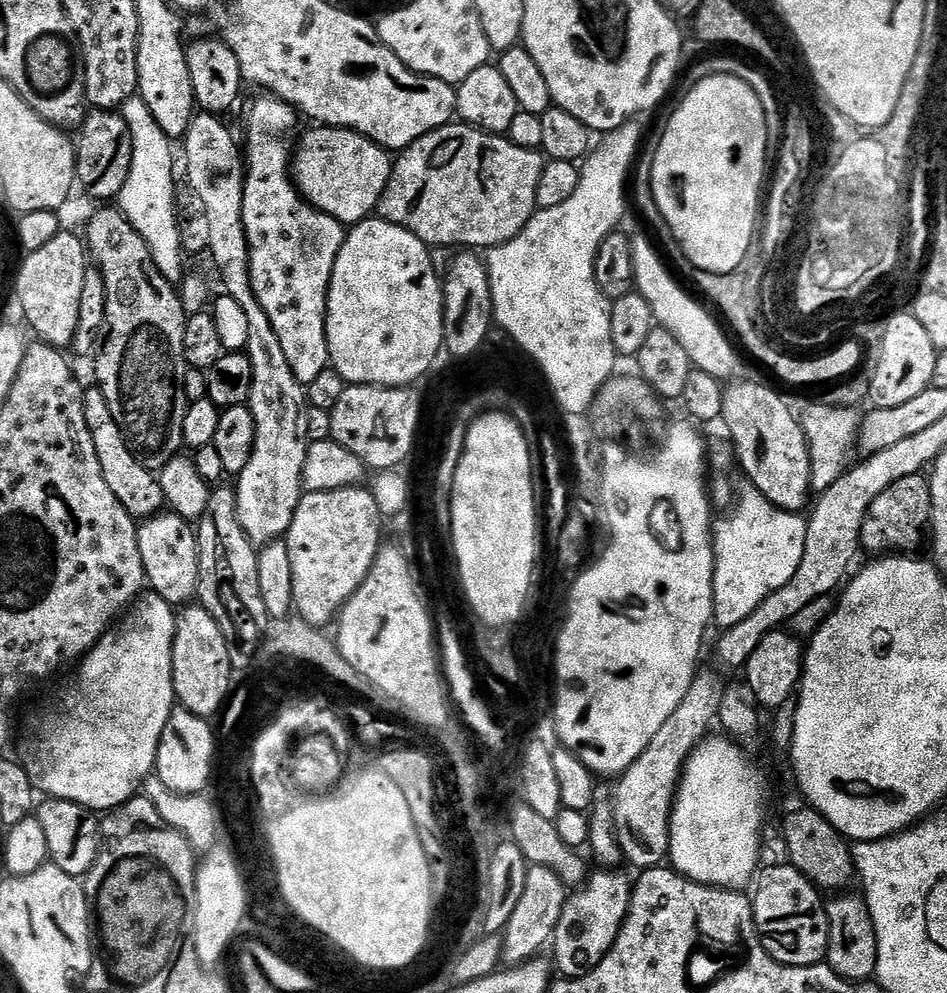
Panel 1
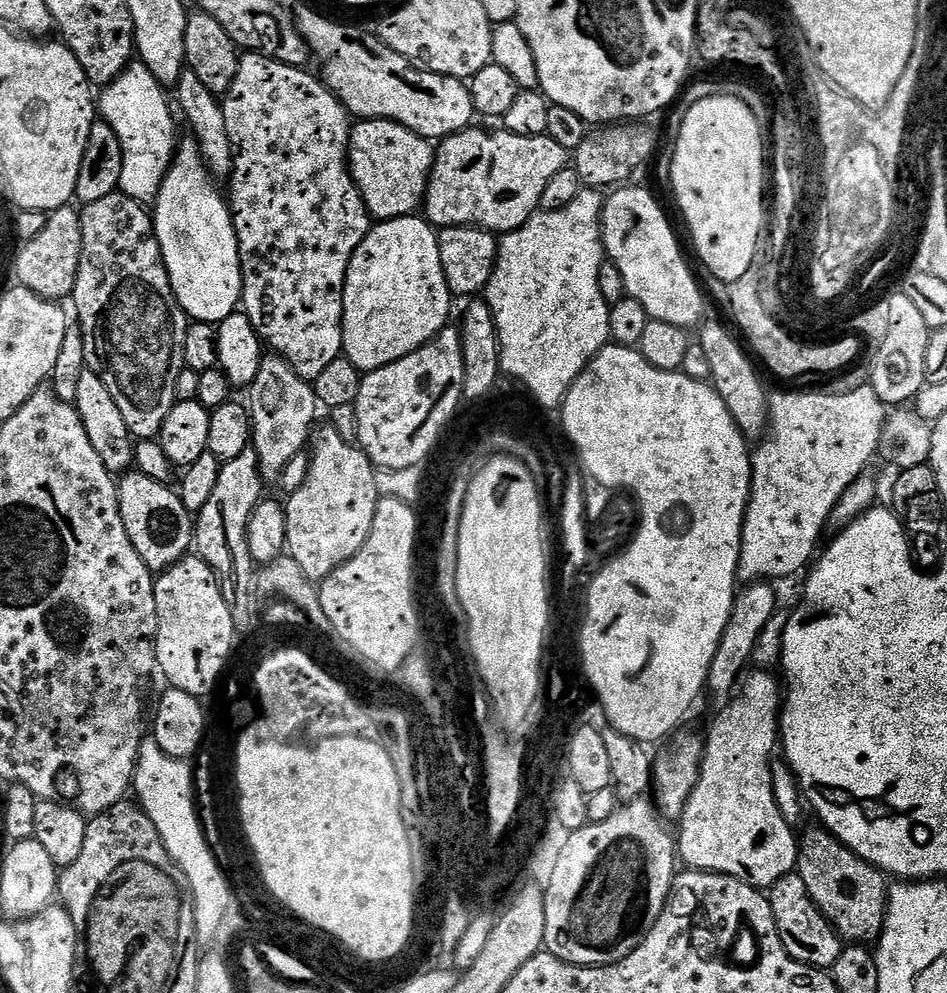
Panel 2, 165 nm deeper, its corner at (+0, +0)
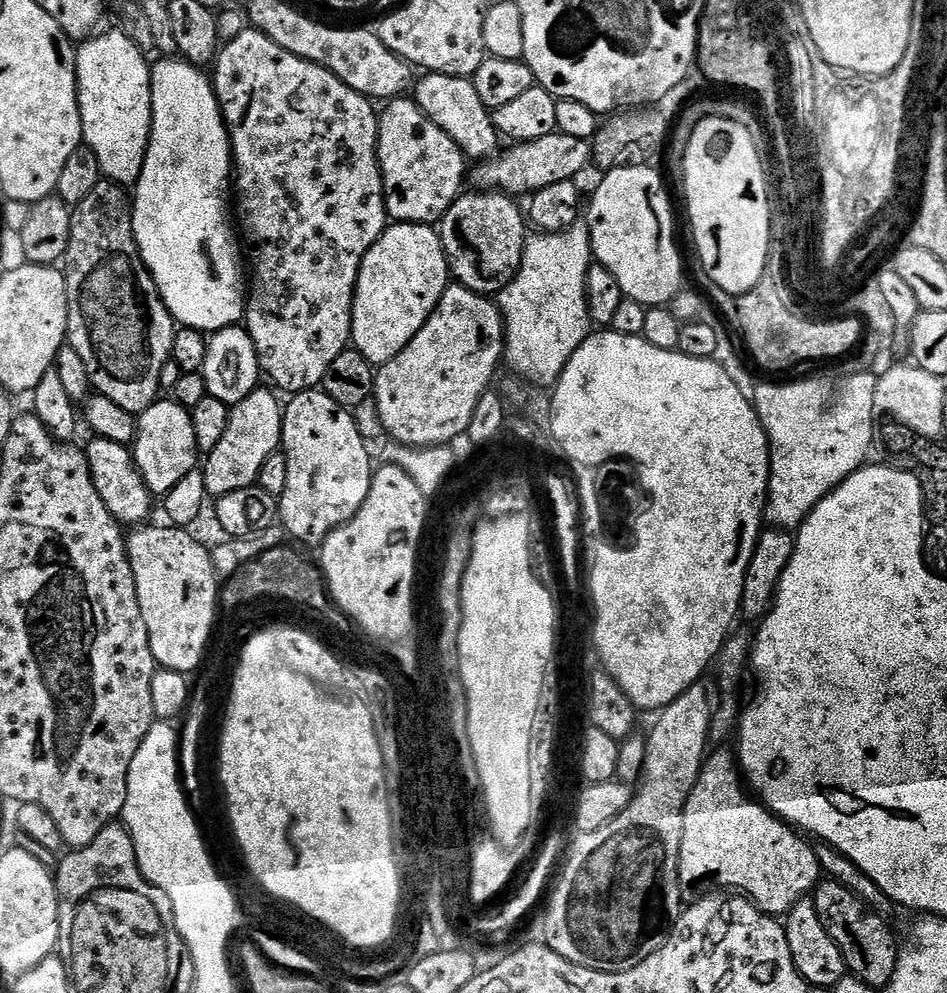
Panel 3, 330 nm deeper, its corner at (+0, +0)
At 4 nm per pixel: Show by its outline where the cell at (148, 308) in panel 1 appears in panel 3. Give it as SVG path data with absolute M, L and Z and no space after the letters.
M101 179L98 186L94 186L89 196L84 199L81 204L72 208L72 221L70 222L70 246L68 253L64 255L62 261L63 271L68 278L68 339L67 343L74 350L78 350L78 358L82 358L82 362L86 362L86 370L90 374L90 382L93 389L99 395L110 398L110 402L118 402L118 406L122 406L122 410L130 410L137 414L145 412L149 406L156 403L161 395L160 379L162 378L162 366L166 366L166 362L172 355L172 347L174 346L174 338L178 331L178 325L172 319L170 310L165 306L164 299L160 297L158 286L154 282L154 278L148 272L148 268L142 262L140 251L138 250L138 242L134 238L134 226L132 225L132 201L133 197L126 193L125 185L116 184L113 180Z

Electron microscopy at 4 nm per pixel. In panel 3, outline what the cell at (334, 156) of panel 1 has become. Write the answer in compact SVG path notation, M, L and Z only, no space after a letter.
M397 98L387 101L385 112L379 113L378 162L384 179L384 197L386 210L393 221L406 224L435 225L439 222L451 204L462 195L464 180L466 184L466 157L464 151L456 145L454 138L442 130L416 105L415 99Z

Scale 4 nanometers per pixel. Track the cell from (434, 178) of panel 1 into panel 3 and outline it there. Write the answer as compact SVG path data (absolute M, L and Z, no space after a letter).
M551 132L546 138L538 138L529 144L513 143L503 151L487 160L479 161L476 168L471 169L470 180L476 183L480 190L499 190L501 193L517 194L525 192L531 194L542 190L546 186L554 186L554 182L576 180L579 172L587 164L593 163L591 143L582 138L570 138L570 134Z

